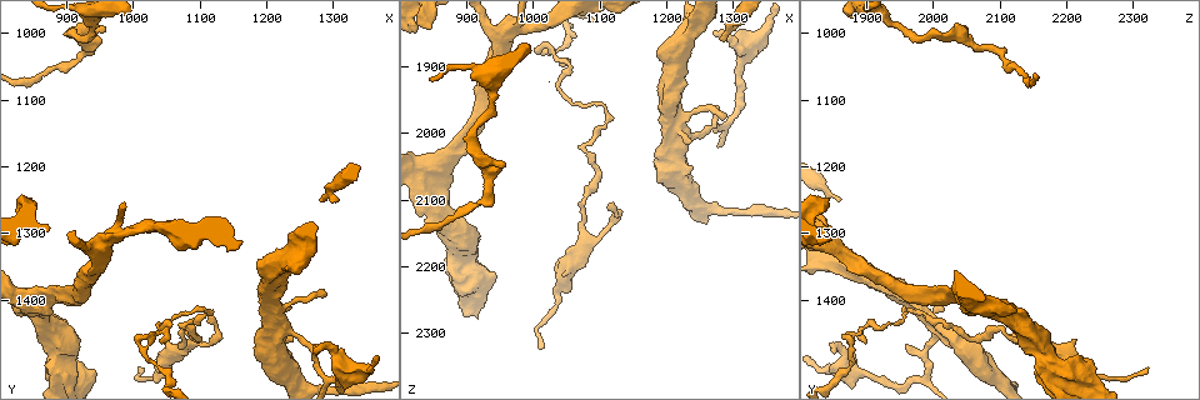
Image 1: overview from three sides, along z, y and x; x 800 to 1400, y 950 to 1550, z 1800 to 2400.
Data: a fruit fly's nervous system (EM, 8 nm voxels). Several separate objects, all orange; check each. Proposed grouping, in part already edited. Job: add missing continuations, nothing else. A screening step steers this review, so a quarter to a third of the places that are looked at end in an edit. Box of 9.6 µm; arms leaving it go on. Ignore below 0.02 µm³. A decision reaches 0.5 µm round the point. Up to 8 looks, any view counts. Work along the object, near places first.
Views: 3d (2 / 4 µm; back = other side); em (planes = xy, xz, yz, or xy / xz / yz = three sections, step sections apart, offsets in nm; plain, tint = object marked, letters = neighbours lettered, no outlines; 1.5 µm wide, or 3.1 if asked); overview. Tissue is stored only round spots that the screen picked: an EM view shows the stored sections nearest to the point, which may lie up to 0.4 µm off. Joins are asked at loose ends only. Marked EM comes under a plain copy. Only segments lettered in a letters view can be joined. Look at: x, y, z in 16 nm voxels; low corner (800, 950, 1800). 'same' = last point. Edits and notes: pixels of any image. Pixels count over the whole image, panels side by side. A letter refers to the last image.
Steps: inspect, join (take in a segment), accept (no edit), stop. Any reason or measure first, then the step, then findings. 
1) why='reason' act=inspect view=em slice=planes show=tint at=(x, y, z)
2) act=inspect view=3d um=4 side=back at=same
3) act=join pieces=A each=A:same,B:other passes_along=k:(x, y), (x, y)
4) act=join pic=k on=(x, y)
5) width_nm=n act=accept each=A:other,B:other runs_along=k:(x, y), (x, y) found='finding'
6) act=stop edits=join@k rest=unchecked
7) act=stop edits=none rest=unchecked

why='free end' act=inspect view=3d um=2 at=(1275, 1475, 1855)

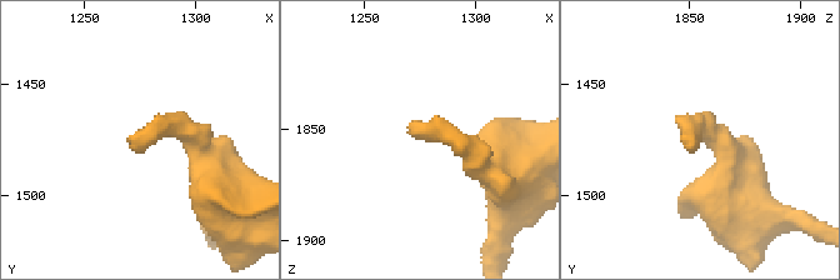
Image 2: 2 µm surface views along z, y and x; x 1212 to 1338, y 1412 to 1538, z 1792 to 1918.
why='shape alone is not enough' act=inspect view=em slice=xz step=8 show=letters at=(1269, 1477, 1853)

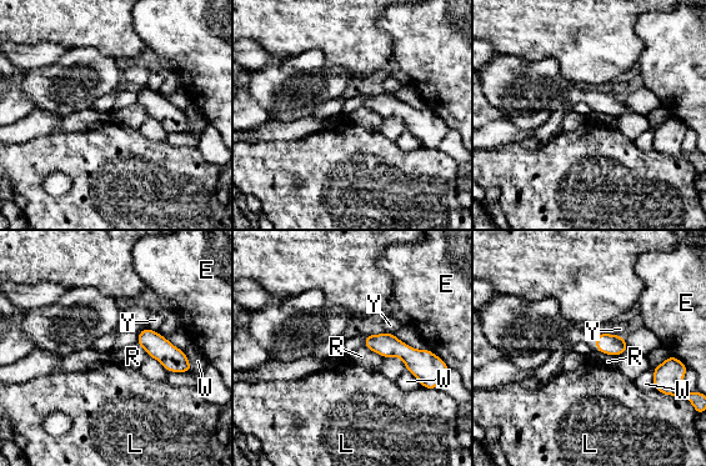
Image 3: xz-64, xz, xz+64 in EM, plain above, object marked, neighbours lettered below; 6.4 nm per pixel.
act=accept each=E:other,L:other,R:other,W:other,Y:other found='none of them fits'

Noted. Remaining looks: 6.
why='free end' act=inspect view=em slice=xy step=4 show=letters at=(1040, 1510, 2195)

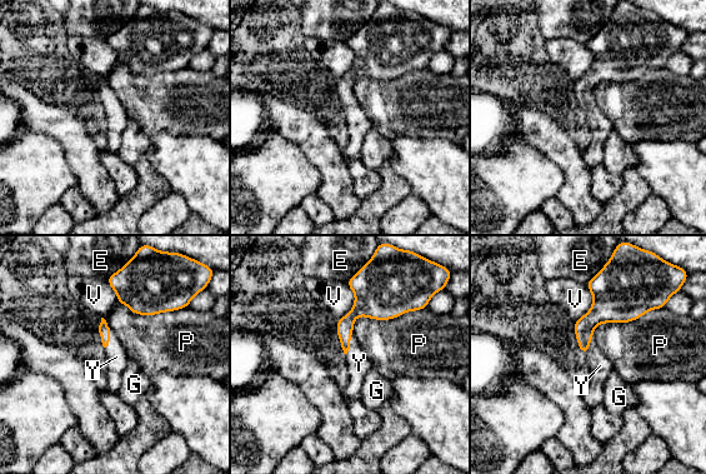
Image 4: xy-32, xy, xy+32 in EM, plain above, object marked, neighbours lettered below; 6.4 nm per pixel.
act=join pic=4 on=(359, 363) each=E:other,G:other,P:other,V:other,Y:same found='the neuron continues'

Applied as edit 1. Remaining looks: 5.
act=stop edits=join@4 rest=unchecked

